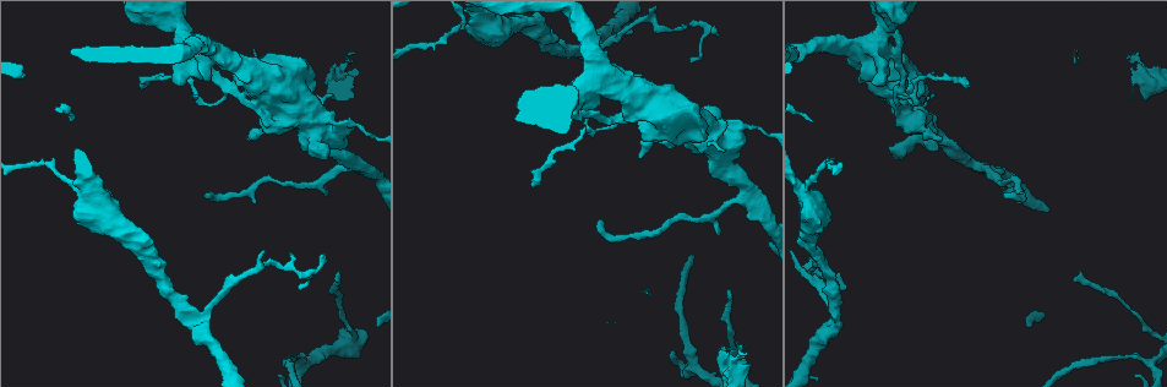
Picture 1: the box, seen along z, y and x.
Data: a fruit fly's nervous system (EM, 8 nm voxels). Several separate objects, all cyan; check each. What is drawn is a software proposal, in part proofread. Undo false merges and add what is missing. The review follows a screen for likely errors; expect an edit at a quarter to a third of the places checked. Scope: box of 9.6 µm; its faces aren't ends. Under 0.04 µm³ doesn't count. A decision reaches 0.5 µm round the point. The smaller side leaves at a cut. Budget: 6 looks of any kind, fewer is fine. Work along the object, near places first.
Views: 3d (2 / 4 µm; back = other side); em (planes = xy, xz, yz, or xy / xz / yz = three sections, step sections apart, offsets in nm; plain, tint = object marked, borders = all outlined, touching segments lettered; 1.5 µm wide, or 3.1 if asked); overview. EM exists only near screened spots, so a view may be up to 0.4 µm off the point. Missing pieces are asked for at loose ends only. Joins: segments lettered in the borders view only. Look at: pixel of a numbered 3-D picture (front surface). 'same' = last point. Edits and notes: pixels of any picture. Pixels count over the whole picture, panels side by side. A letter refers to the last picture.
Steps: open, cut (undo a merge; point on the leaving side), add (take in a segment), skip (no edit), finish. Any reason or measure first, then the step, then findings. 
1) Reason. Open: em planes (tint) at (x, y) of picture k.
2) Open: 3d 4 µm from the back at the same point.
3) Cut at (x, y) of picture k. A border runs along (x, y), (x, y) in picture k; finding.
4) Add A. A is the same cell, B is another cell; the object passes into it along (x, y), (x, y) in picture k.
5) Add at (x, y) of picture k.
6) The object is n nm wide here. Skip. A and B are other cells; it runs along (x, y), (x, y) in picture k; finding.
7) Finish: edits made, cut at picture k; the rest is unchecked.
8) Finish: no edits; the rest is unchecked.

Sharp bend. Open: em planes (tint) at (349, 123) of picture 1.

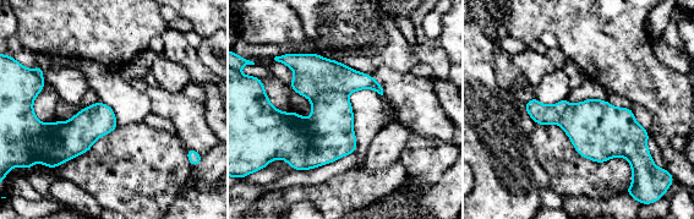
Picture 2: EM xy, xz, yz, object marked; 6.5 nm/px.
See the neighbours. Open: em planes (borders) at the same point.

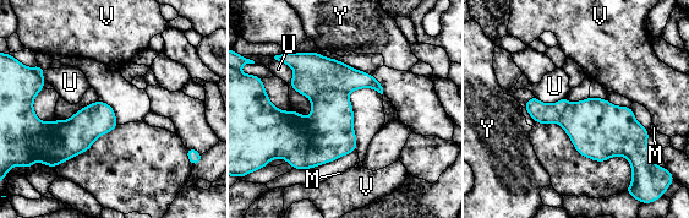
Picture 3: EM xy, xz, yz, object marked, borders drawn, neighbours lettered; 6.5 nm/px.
Cut at (315, 74) of picture 3. M, U, V and Y are other cells; a border runs along (346, 92), (324, 91), (311, 98) in picture 3; a second neuron is stuck on.

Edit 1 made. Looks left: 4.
Open: overview.

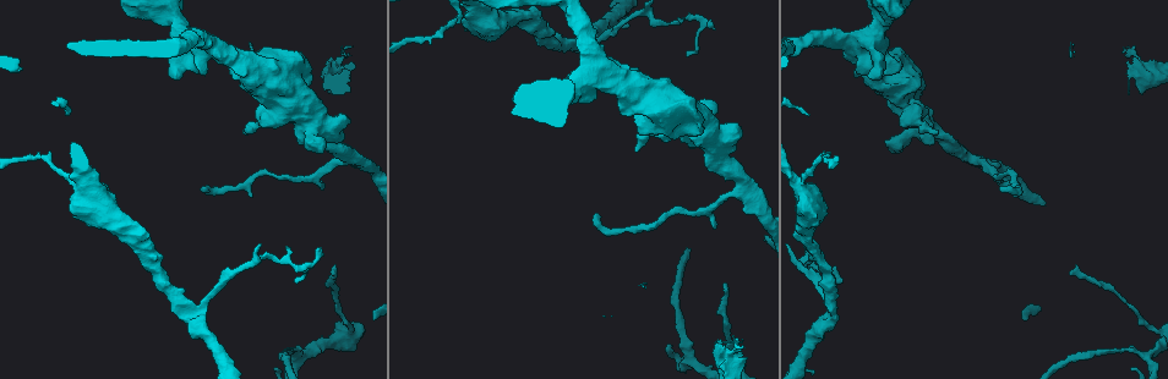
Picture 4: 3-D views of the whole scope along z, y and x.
Open: 3d 4 µm at (323, 253) of picture 4.

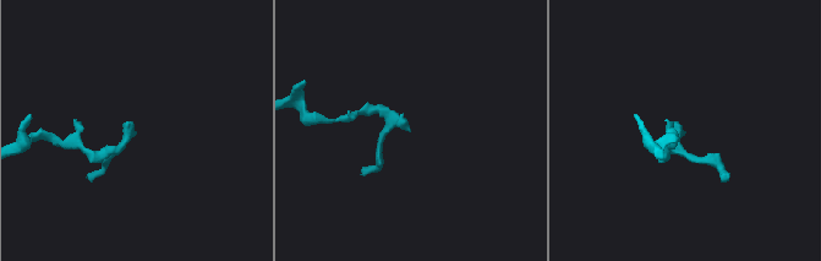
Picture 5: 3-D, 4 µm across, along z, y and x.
Shape alone is not enough. Open: em planes (borders) at (133, 128) of picture 5.

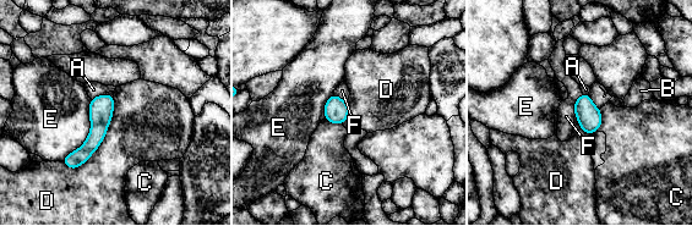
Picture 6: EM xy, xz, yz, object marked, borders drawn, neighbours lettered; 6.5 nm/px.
The object is 160 nm wide here. Skip. A, B, C, D, E and F are other cells; a border runs along (114, 98), (103, 141), (69, 169) in picture 6; none of them fits.

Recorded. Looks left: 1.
Free end. Open: em yz step 8 (borders) at (332, 272) of picture 4.

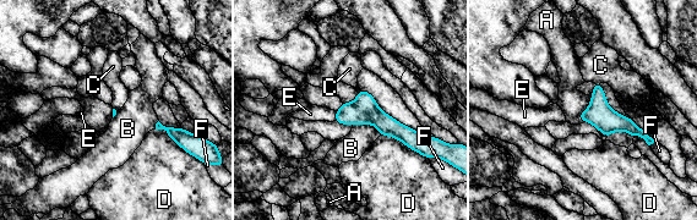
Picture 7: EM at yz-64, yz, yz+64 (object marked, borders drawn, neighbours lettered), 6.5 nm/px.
Add E. E is the same cell, A, B, C, D and F are other cells; the object passes into it along (364, 110), (336, 116), (312, 113) in picture 7; it goes on there.

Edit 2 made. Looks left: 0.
Finish: edits made, cut at picture 3, add at picture 7; the rest is unchecked.

